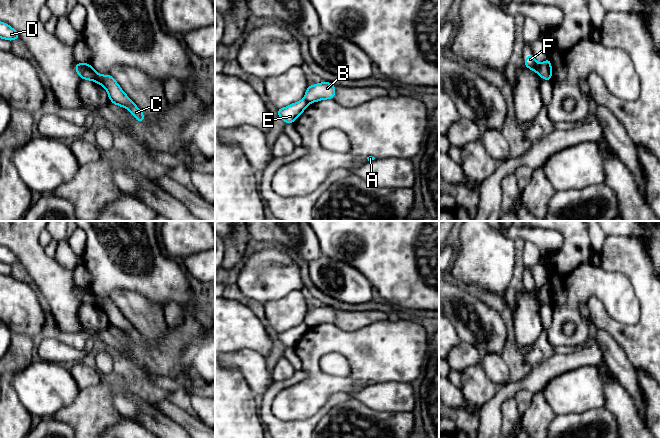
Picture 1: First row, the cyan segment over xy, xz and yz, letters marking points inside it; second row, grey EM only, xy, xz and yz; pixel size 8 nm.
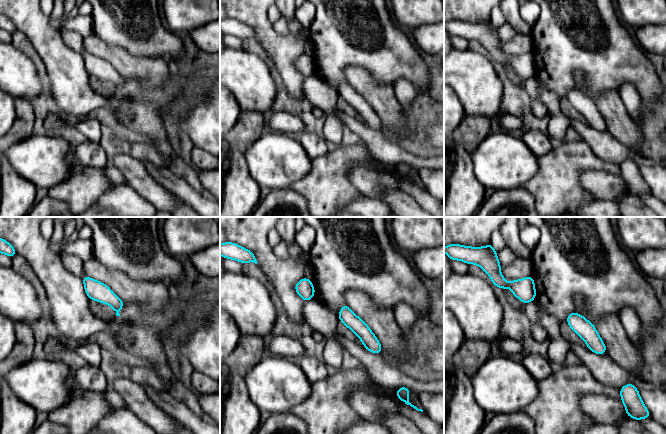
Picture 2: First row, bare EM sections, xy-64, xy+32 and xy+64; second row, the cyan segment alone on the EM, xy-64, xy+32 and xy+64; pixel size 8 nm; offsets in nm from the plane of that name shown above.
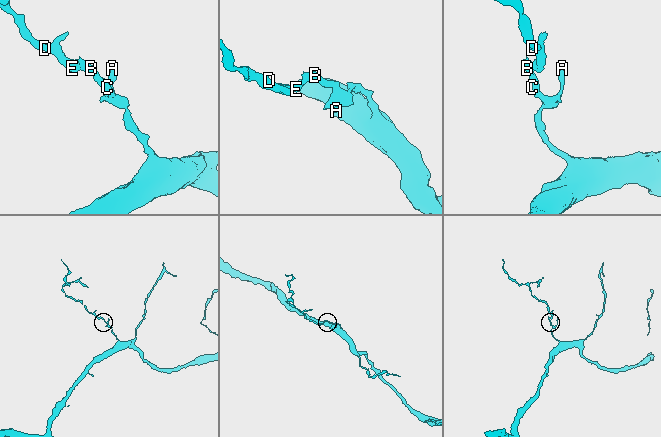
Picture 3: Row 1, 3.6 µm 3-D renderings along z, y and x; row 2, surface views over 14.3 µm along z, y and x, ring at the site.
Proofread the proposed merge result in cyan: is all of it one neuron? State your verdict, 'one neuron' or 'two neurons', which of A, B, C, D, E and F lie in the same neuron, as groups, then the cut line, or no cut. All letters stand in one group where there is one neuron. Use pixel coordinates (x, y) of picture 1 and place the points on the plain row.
two neurons | A B C F / D E | xy (82, 288), (80, 301)

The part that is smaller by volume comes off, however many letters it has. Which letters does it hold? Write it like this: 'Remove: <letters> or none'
Remove: D, E

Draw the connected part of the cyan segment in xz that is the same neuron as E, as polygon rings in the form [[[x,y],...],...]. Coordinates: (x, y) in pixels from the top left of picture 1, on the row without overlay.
[[[302,323],[296,327],[293,327],[287,331],[277,333],[277,339],[285,347],[294,347],[295,344],[301,339],[301,337],[307,332],[309,326]]]

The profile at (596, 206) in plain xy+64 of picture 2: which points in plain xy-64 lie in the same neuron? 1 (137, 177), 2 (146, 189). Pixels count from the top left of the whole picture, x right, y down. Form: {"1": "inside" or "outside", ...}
{"1": "outside", "2": "outside"}

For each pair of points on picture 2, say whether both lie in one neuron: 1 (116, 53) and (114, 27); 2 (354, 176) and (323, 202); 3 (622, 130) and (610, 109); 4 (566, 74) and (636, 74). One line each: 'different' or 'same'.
1: different
2: different
3: same
4: same

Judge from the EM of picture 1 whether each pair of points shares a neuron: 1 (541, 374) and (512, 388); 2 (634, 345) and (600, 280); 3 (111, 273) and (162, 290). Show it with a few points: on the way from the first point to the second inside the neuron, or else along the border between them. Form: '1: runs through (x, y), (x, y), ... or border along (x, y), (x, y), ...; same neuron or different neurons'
1: runs through (534, 381), (519, 385); same neuron
2: border along (605, 309), (625, 324), (634, 324), (640, 318); different neurons
3: runs through (124, 275), (149, 279); same neuron

